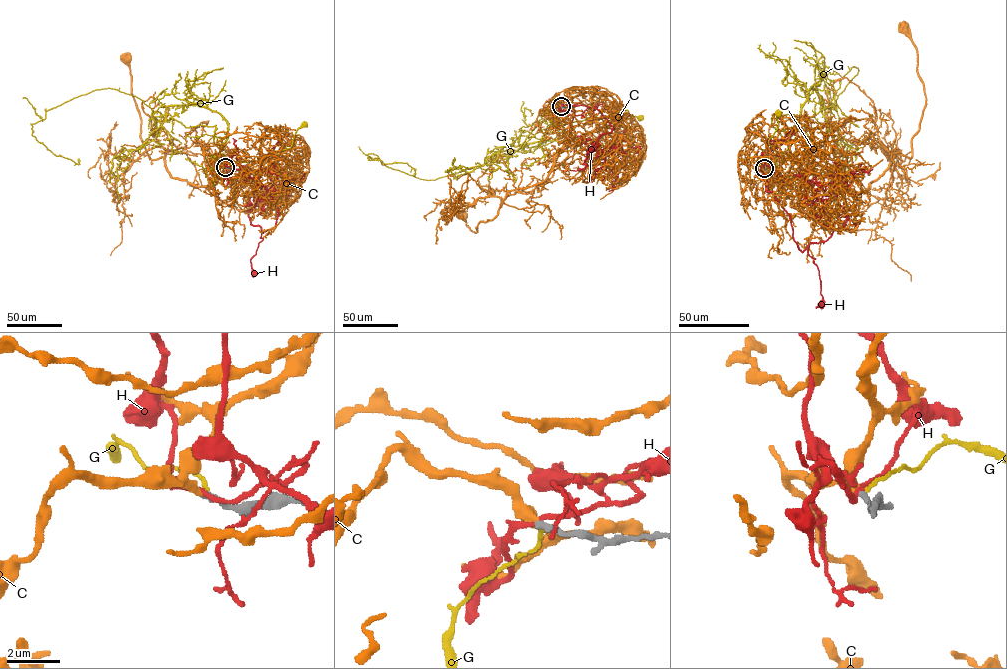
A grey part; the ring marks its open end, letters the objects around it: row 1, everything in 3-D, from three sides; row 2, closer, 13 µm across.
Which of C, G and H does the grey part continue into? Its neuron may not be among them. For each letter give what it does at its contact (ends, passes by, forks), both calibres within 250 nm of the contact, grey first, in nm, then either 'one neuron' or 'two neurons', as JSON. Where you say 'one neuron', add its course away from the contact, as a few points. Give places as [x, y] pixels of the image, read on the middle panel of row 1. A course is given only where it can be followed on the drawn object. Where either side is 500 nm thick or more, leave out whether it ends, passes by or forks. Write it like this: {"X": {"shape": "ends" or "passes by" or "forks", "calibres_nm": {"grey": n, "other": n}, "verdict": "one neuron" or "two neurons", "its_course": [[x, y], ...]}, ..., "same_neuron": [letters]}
{"C": {"shape": "ends", "calibres_nm": {"grey": 220, "other": 360}, "verdict": "one neuron", "its_course": [[561, 106], [555, 104], [552, 116], [571, 124], [575, 137], [548, 177], [511, 190], [475, 232], [463, 215]]}, "G": {"shape": "ends", "calibres_nm": {"grey": 240, "other": 110}, "verdict": "two neurons"}, "H": {"shape": "passes by", "calibres_nm": {"grey": 240, "other": 180}, "verdict": "two neurons"}, "same_neuron": ["C"]}

